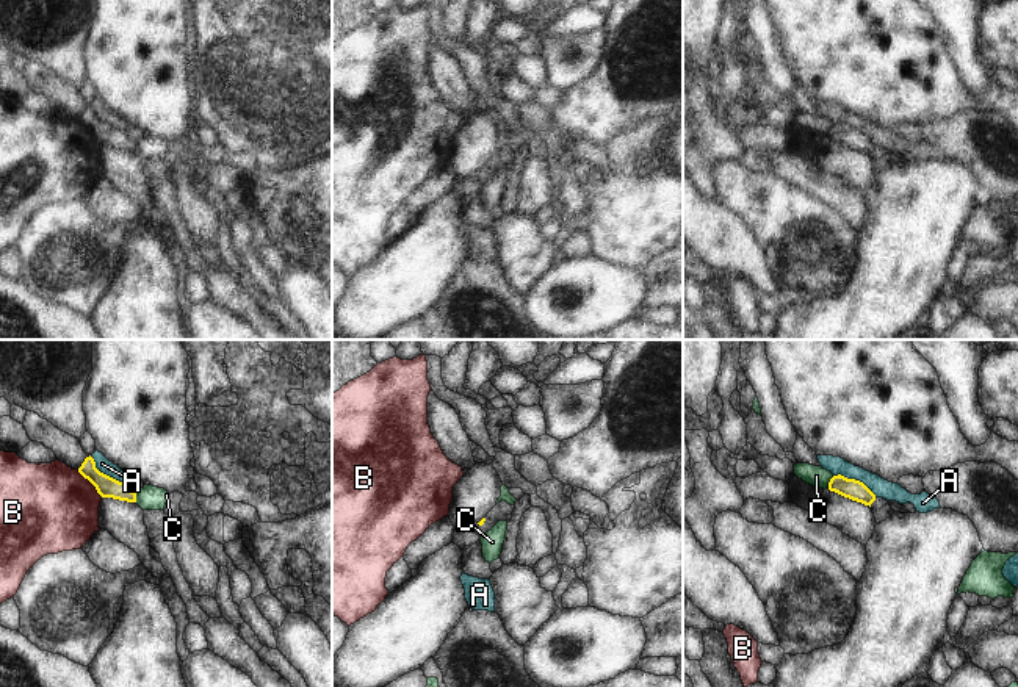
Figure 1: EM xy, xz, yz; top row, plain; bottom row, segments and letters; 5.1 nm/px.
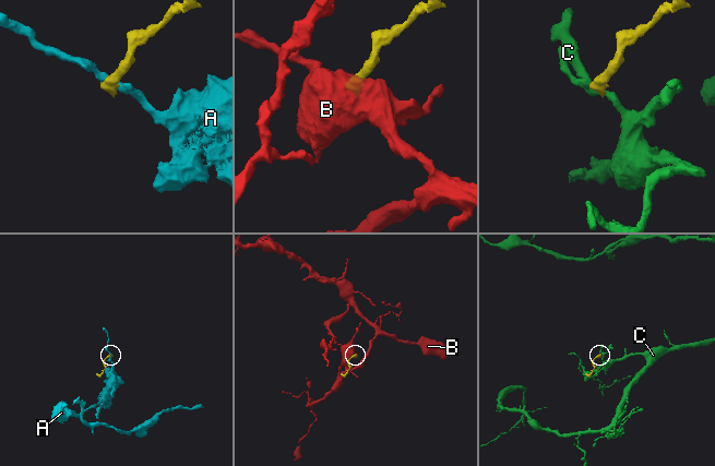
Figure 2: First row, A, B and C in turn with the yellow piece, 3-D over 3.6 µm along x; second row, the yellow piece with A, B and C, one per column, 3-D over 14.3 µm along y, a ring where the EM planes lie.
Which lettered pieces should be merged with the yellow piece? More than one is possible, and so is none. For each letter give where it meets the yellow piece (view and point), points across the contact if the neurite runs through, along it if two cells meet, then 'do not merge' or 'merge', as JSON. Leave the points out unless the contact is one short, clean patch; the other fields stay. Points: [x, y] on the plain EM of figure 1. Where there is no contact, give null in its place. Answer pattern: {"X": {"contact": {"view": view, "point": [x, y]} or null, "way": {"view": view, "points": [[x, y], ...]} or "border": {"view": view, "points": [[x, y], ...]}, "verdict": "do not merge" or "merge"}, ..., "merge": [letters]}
{"A": {"contact": {"view": "yz", "point": [854, 129]}, "border": {"view": "yz", "points": [[833, 124], [859, 129], [876, 146]]}, "verdict": "do not merge"}, "B": {"contact": {"view": "xy", "point": [91, 132]}, "border": {"view": "xy", "points": [[77, 119], [102, 146]]}, "verdict": "do not merge"}, "C": {"contact": {"view": "yz", "point": [829, 132]}, "border": {"view": "yz", "points": [[833, 125], [827, 136]]}, "verdict": "do not merge"}, "merge": []}

